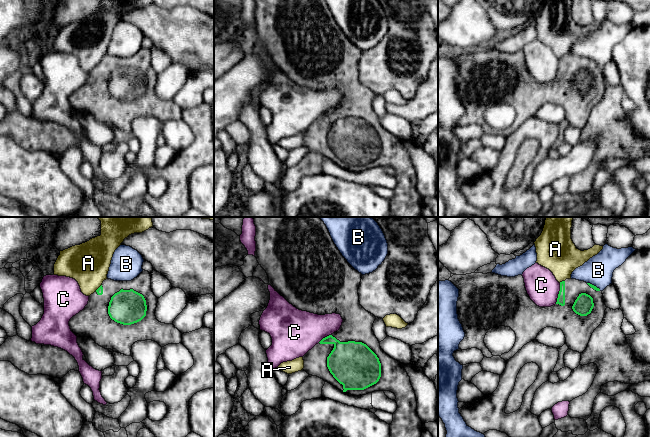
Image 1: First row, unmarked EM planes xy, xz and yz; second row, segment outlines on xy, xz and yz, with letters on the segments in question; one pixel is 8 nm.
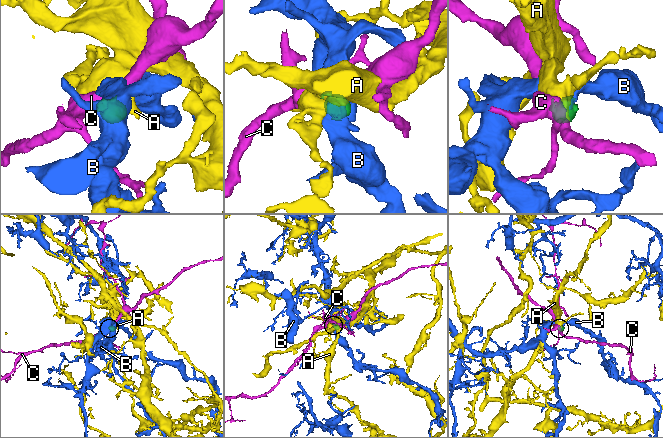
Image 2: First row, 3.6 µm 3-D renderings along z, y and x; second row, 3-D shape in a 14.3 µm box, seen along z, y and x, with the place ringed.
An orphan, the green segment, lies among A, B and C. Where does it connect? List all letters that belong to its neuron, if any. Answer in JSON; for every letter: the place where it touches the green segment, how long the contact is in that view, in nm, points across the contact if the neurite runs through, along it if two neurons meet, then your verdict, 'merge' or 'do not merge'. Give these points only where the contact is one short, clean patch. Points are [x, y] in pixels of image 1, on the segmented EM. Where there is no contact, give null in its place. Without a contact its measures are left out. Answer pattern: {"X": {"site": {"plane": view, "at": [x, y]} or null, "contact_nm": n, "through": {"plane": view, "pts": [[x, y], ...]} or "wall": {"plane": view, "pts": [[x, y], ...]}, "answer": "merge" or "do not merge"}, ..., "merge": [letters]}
{"A": {"site": {"plane": "yz", "at": [562, 281]}, "contact_nm": 50, "wall": {"plane": "yz", "pts": [[564, 280], [559, 282]]}, "answer": "do not merge"}, "B": {"site": {"plane": "yz", "at": [593, 285]}, "contact_nm": 130, "wall": {"plane": "yz", "pts": [[587, 282], [595, 285], [600, 290]]}, "answer": "do not merge"}, "C": {"site": {"plane": "yz", "at": [559, 293]}, "contact_nm": 170, "wall": {"plane": "yz", "pts": [[560, 283], [555, 303]]}, "answer": "do not merge"}, "merge": []}

